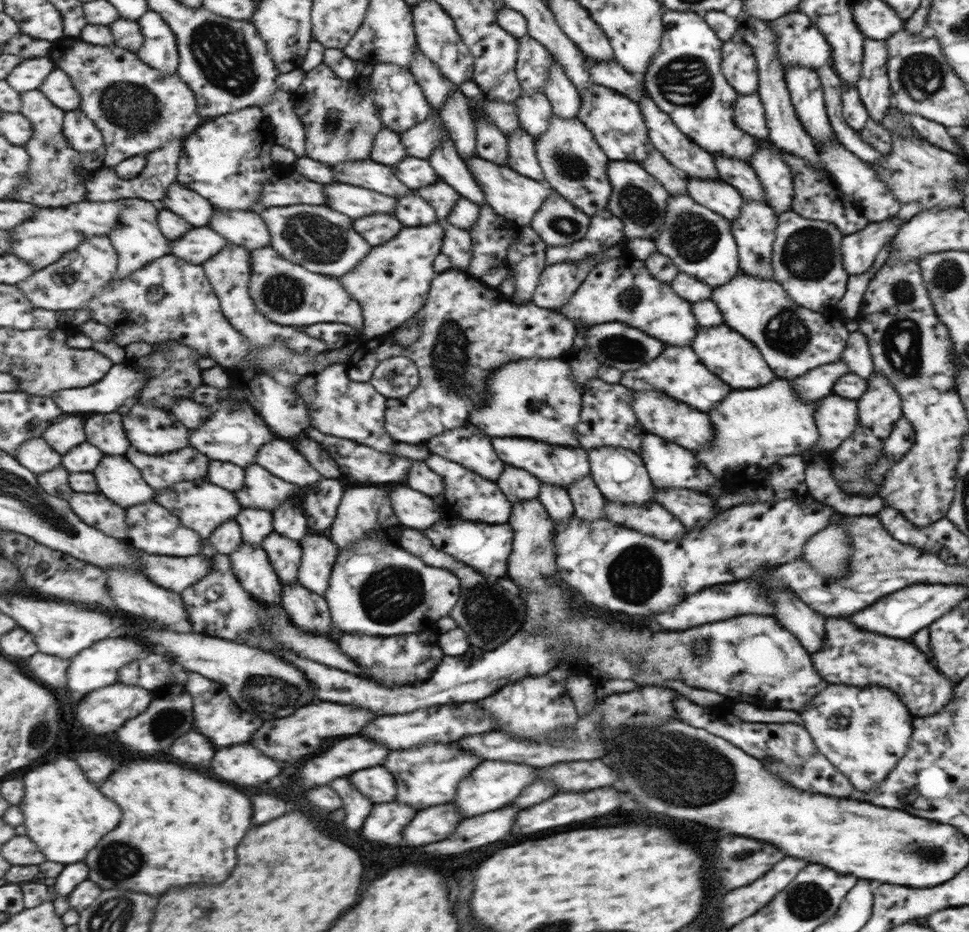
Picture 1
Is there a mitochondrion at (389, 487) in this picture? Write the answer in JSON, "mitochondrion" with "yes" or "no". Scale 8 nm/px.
{"mitochondrion":"no"}

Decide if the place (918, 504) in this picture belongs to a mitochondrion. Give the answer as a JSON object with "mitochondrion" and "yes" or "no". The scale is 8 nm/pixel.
{"mitochondrion":"no"}

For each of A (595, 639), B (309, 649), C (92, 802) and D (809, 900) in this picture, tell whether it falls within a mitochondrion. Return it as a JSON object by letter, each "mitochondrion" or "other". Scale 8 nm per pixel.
{"A":"other","B":"other","C":"other","D":"mitochondrion"}

